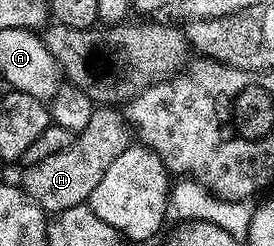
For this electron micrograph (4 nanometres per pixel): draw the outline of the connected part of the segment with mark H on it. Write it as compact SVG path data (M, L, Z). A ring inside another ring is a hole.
M98 105L87 128L74 137L71 148L63 148L63 152L55 152L55 156L39 160L39 164L25 166L25 175L19 179L19 185L38 208L53 216L67 208L86 205L91 192L95 192L95 184L103 180L103 172L115 164L118 156L123 156L130 144L131 127L124 113L112 105Z

